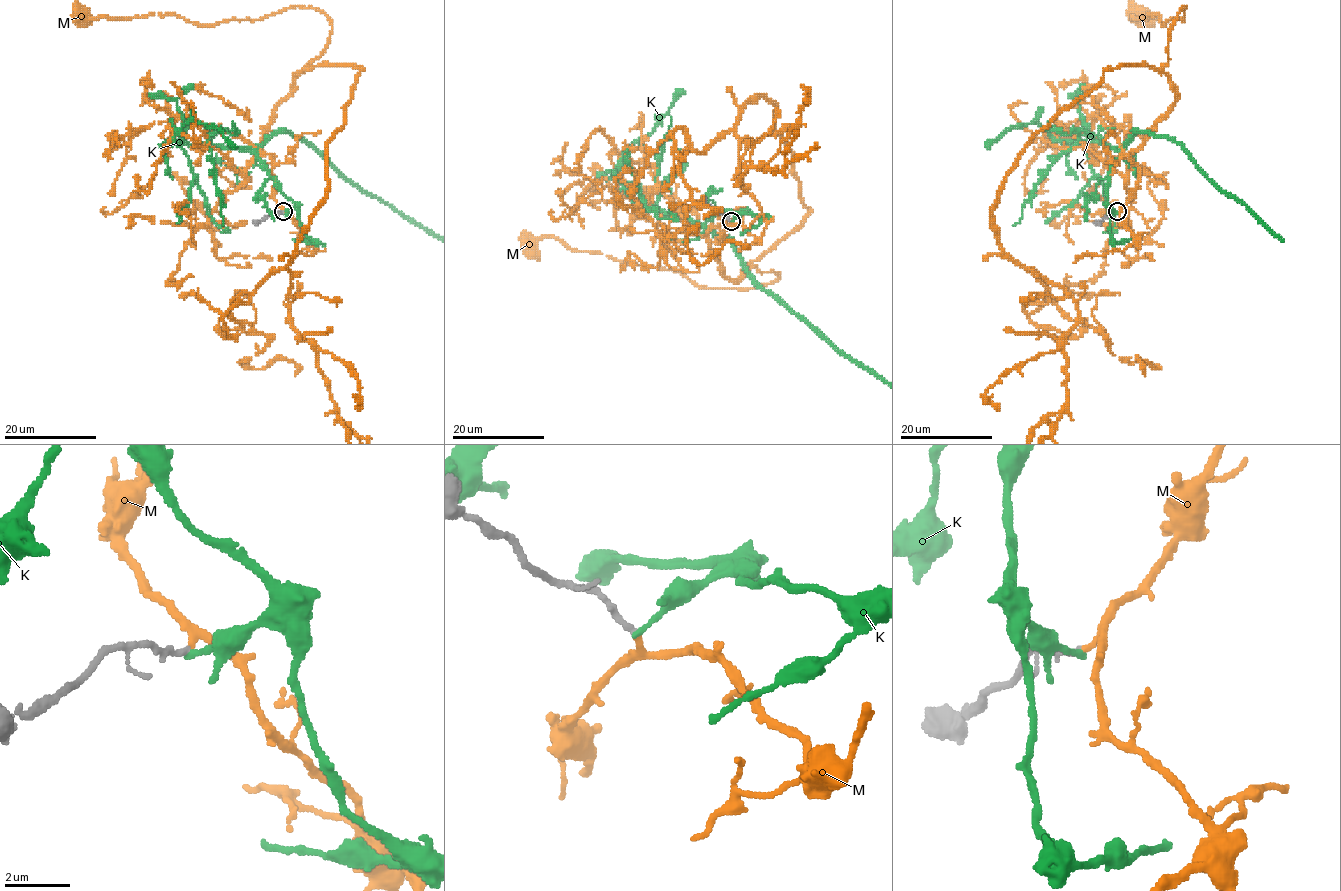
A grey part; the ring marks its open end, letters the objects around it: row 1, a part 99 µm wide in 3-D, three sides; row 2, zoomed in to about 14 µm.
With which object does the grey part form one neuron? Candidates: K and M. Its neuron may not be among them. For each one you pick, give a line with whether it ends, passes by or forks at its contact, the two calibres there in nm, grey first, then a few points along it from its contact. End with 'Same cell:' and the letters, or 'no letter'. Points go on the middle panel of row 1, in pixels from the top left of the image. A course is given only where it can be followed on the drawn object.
M: It passes by. Thickness 200 nm (grey) against 150 nm. Its course: (730, 221), (721, 242), (718, 227), (707, 236), (720, 271), (779, 276), (698, 287), (551, 235), (528, 245)
Same cell: M

